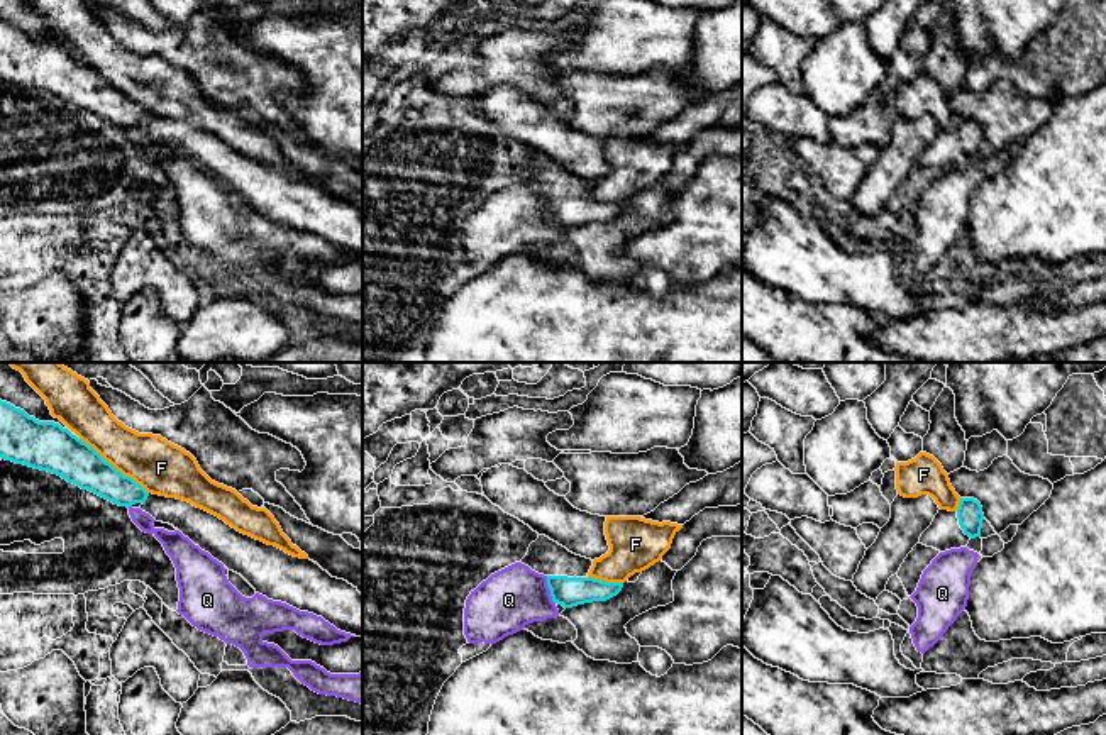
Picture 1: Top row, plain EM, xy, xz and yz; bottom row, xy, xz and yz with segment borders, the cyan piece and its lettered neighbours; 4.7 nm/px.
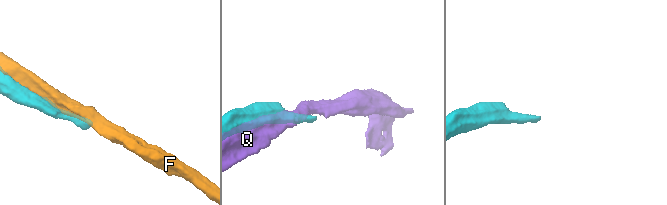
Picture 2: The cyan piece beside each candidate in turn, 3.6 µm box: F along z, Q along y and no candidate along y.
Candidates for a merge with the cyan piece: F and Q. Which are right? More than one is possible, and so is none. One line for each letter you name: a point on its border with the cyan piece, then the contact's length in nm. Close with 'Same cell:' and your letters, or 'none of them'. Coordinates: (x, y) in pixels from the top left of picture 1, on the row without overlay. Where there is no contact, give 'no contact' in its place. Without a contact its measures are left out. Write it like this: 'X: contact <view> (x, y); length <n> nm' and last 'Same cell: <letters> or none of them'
Same cell: none of them

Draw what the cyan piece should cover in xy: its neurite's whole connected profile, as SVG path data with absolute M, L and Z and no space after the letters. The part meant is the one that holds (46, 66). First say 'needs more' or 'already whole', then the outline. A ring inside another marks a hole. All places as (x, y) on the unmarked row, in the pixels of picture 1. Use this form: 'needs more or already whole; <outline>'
needs more; M2 20L0 78L58 95L119 127L139 124L156 142L173 146L229 191L241 195L256 213L362 257L362 215L347 202L332 198L310 180L244 156L188 122L147 113L68 49L39 42Z

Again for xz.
needs more; M539 156L530 164L527 176L520 183L547 198L552 222L564 229L606 222L623 208L623 203L606 203L589 198L591 180L569 173L545 156Z

